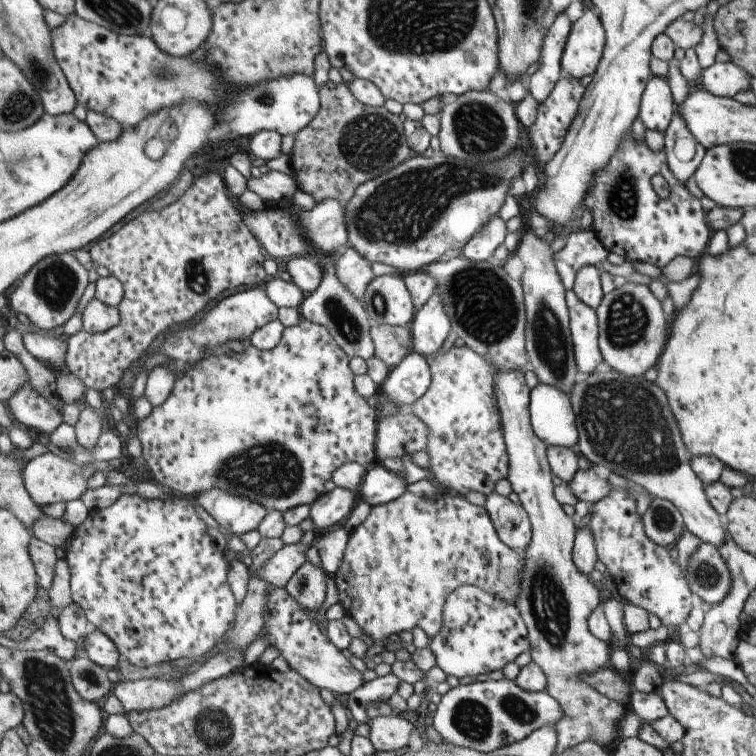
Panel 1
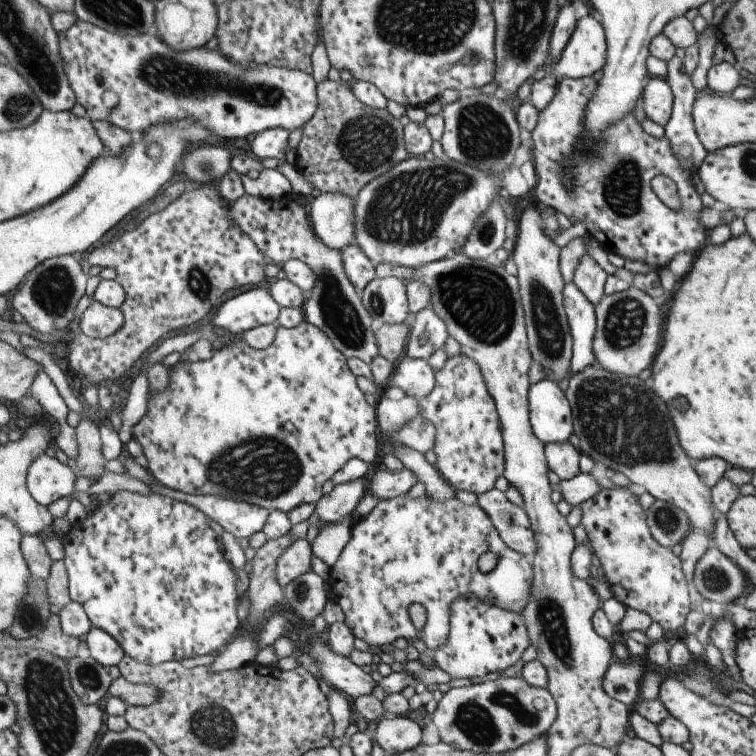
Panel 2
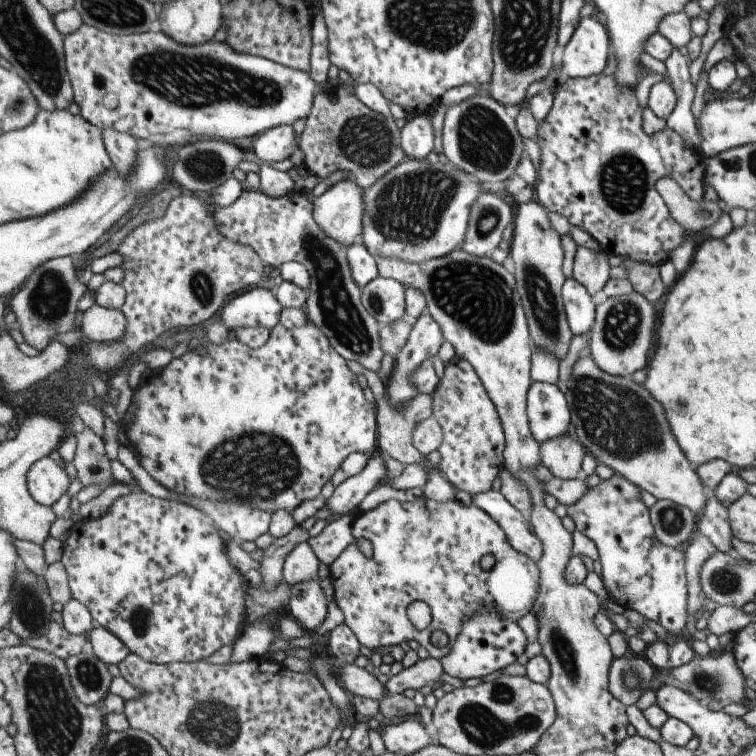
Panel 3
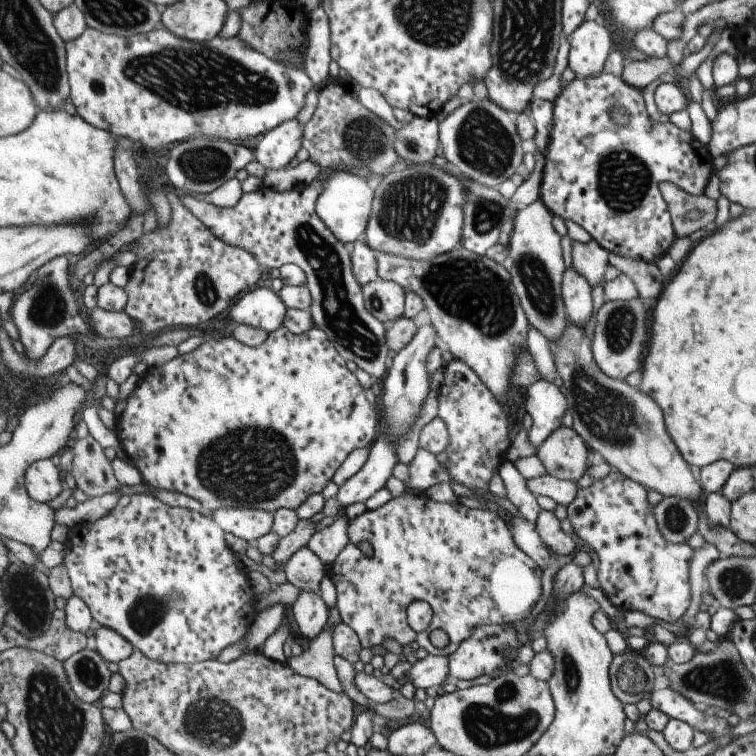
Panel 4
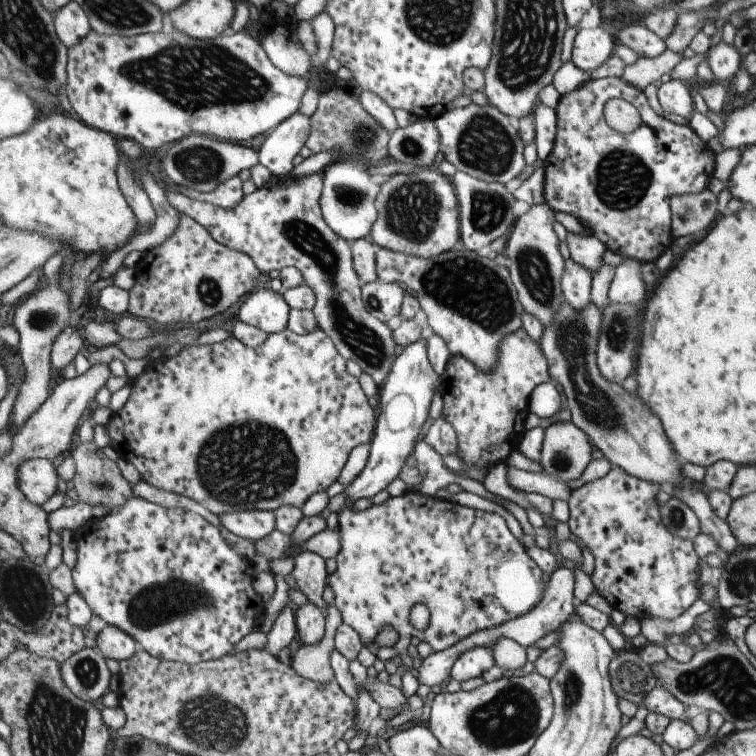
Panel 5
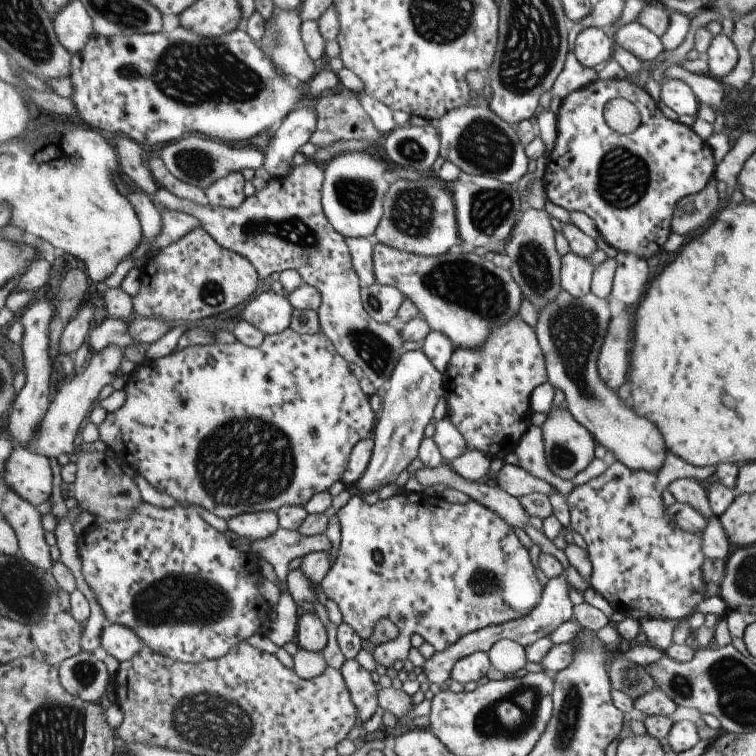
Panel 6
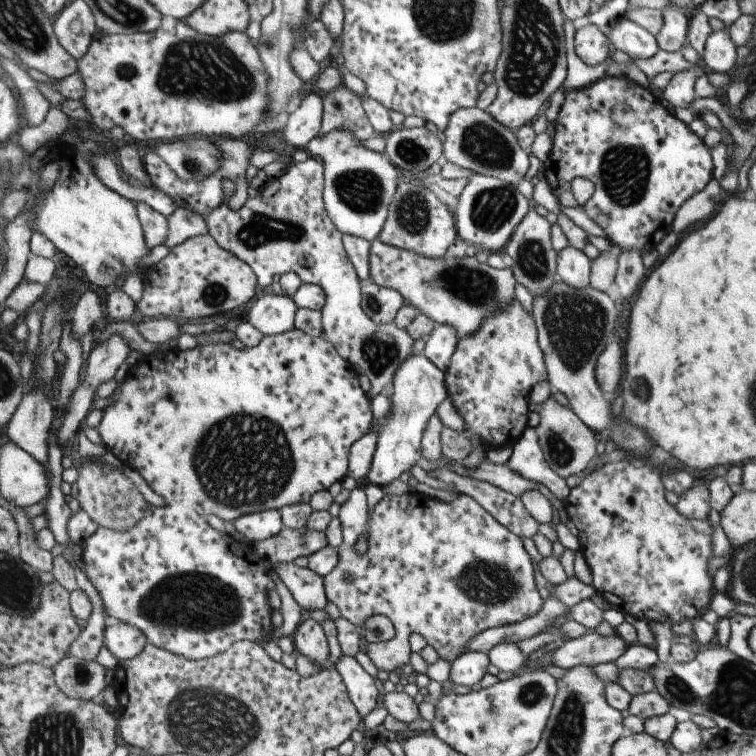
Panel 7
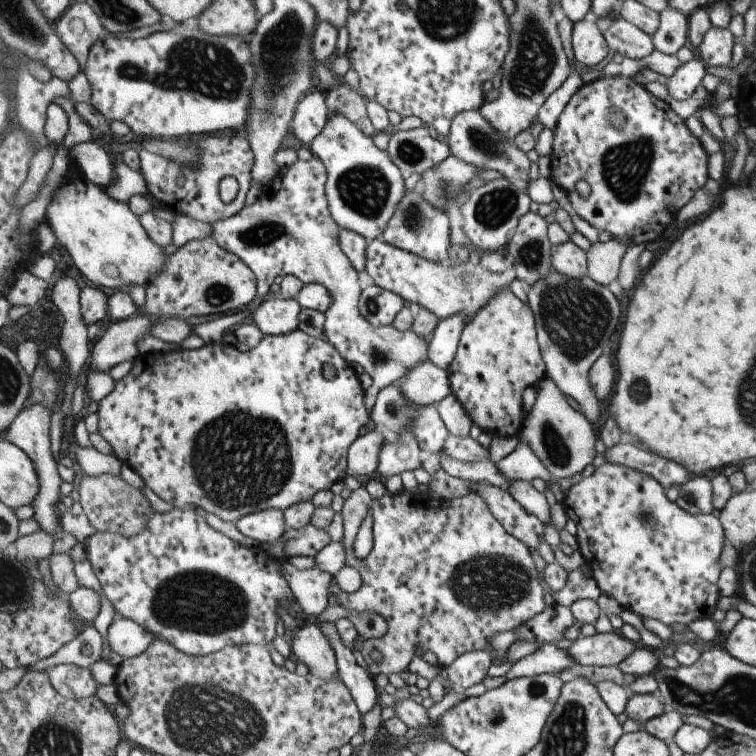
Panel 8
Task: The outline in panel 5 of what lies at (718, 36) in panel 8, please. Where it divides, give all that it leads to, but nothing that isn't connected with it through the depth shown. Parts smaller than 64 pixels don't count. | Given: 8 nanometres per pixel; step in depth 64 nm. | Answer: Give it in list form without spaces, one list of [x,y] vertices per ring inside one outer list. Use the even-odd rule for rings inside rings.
[[[721,39],[716,45],[708,48],[706,53],[706,62],[714,80],[728,84],[740,68],[740,56],[737,50]]]

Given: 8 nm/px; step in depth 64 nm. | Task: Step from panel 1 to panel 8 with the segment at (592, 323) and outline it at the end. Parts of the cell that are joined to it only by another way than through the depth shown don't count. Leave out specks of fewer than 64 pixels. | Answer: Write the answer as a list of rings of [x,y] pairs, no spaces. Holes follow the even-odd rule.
[[[565,242],[555,246],[552,244],[552,263],[557,272],[569,278],[583,278],[586,274],[587,261],[585,253],[575,242]]]

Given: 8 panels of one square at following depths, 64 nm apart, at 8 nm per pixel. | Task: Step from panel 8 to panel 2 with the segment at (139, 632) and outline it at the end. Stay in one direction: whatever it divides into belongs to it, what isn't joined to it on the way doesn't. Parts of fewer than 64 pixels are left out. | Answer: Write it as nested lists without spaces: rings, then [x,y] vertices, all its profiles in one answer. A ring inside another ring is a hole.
[[[93,627],[84,639],[93,658],[106,667],[118,665],[125,658],[125,650],[120,642],[101,628]]]

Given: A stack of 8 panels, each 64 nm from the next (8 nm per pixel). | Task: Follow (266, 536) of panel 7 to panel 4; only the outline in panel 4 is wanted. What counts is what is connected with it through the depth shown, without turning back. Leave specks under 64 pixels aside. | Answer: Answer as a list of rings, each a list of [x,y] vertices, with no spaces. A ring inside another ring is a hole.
[[[221,508],[212,517],[225,532],[254,544],[273,530],[274,513],[265,509]]]

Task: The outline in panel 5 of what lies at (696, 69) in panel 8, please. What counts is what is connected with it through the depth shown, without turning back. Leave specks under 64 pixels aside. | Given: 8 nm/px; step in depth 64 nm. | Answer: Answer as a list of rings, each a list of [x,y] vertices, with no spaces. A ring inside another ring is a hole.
[[[665,78],[657,88],[657,100],[663,112],[688,117],[694,111],[691,88],[684,81]]]

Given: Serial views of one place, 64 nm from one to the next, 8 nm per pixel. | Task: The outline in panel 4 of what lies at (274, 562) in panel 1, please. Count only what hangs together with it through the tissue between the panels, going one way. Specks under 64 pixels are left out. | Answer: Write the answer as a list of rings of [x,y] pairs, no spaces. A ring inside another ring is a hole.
[[[307,546],[301,548],[291,560],[286,562],[285,577],[287,582],[297,587],[299,590],[307,592],[319,592],[319,584],[325,578],[326,563],[321,557]]]

